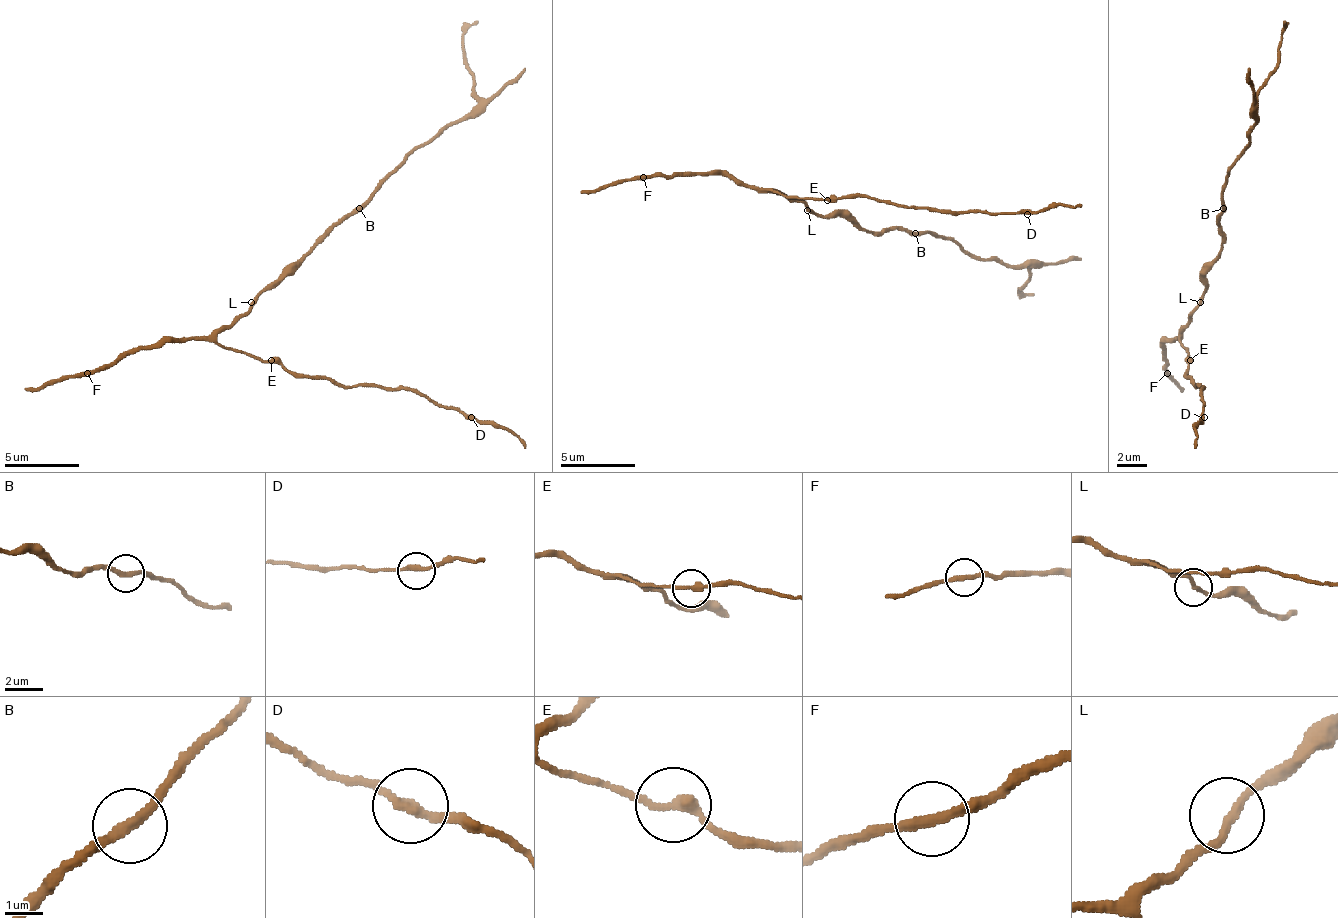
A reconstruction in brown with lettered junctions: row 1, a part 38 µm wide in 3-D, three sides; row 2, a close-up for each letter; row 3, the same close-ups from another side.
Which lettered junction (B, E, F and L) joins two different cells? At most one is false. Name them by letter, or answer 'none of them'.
none of them

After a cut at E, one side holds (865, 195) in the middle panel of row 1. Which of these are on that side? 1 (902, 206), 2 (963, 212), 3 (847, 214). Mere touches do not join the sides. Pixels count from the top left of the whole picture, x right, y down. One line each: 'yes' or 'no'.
1: yes
2: yes
3: no

